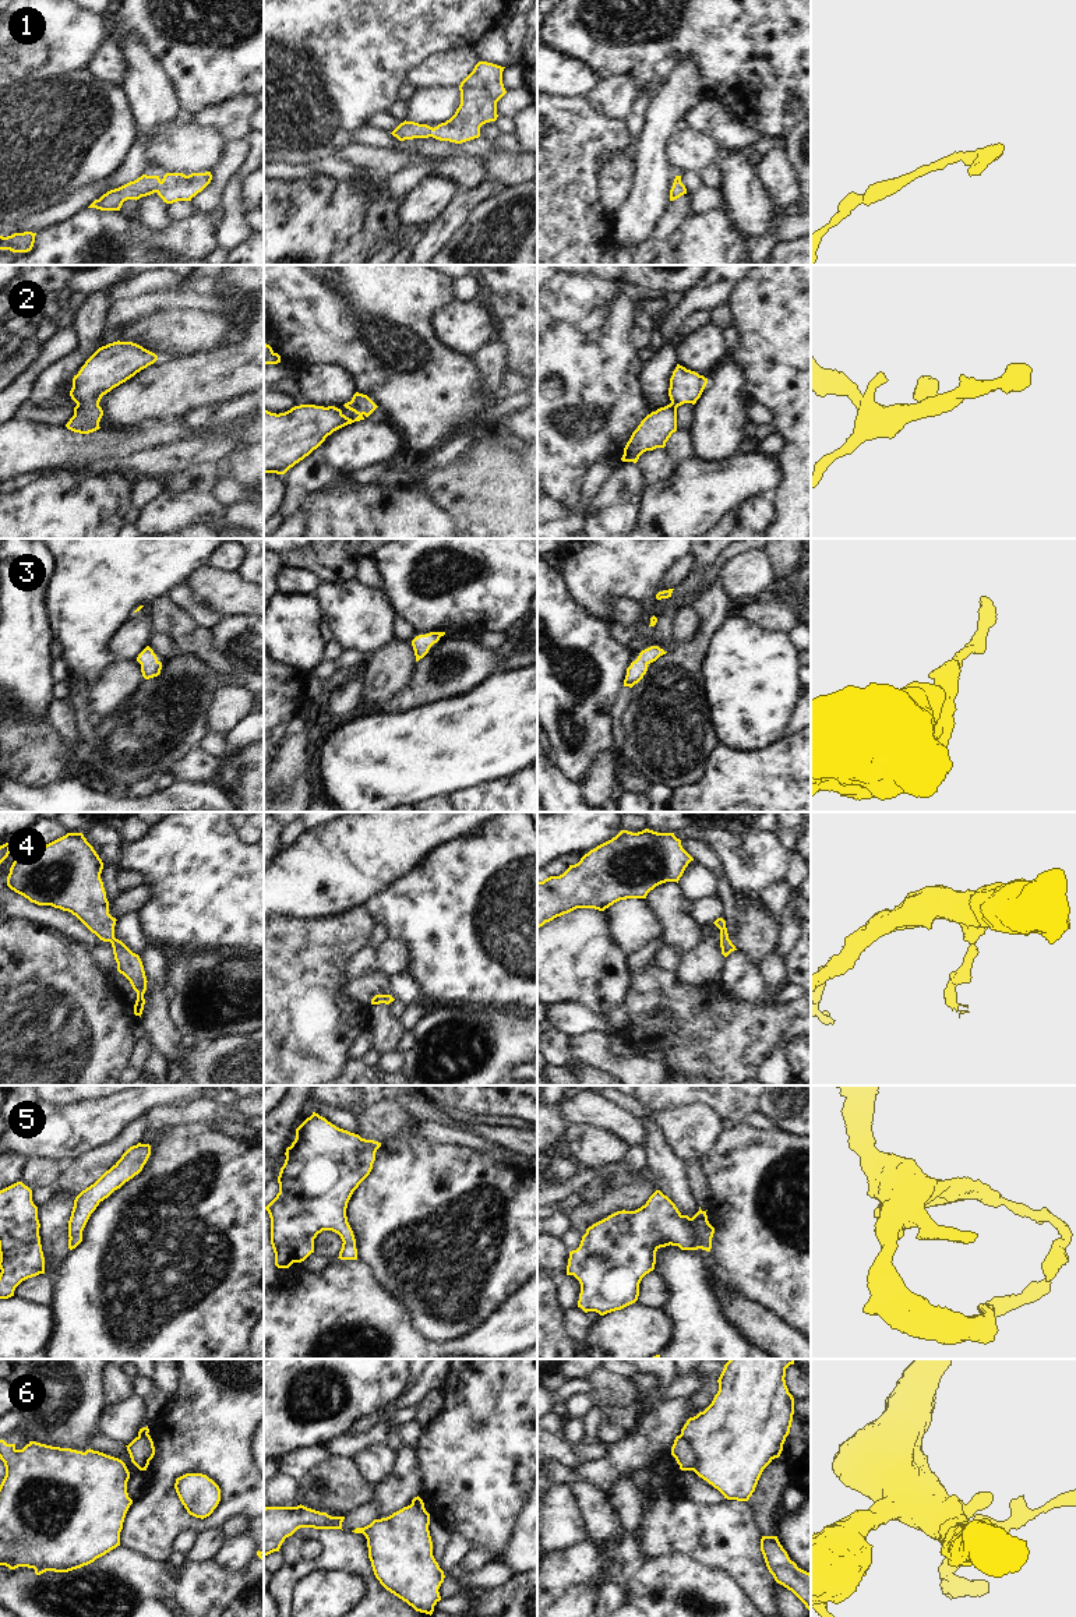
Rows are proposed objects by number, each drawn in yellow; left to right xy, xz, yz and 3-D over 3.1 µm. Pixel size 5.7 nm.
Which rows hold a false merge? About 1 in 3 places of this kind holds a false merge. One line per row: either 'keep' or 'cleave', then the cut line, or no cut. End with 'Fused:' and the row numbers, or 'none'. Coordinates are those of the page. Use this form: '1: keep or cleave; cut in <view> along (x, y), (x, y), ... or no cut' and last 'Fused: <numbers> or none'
1: keep; no cut
2: keep; no cut
3: keep; no cut
4: keep; no cut
5: keep; no cut
6: cleave; cut in yz along (680, 1434), (688, 1440), (695, 1451), (697, 1468), (694, 1471)
Fused: 6

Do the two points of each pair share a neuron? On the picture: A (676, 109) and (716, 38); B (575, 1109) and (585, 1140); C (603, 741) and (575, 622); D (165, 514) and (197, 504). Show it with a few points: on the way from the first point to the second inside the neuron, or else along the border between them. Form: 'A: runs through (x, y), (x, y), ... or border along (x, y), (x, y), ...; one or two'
A: border along (681, 60), (691, 60), (699, 70), (704, 98); two
B: border along (567, 1129), (591, 1125), (613, 1133); two
C: runs through (593, 712), (603, 670), (591, 652); one
D: runs through (173, 511), (189, 508); one

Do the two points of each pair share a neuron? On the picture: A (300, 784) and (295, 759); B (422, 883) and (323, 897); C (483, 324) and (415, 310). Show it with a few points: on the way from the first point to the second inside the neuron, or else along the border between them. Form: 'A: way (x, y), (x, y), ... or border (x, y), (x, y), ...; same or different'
A: way (295, 779), (295, 765); same
B: border (409, 868), (362, 904); different
C: border (454, 300), (431, 318), (433, 334), (444, 345); different

